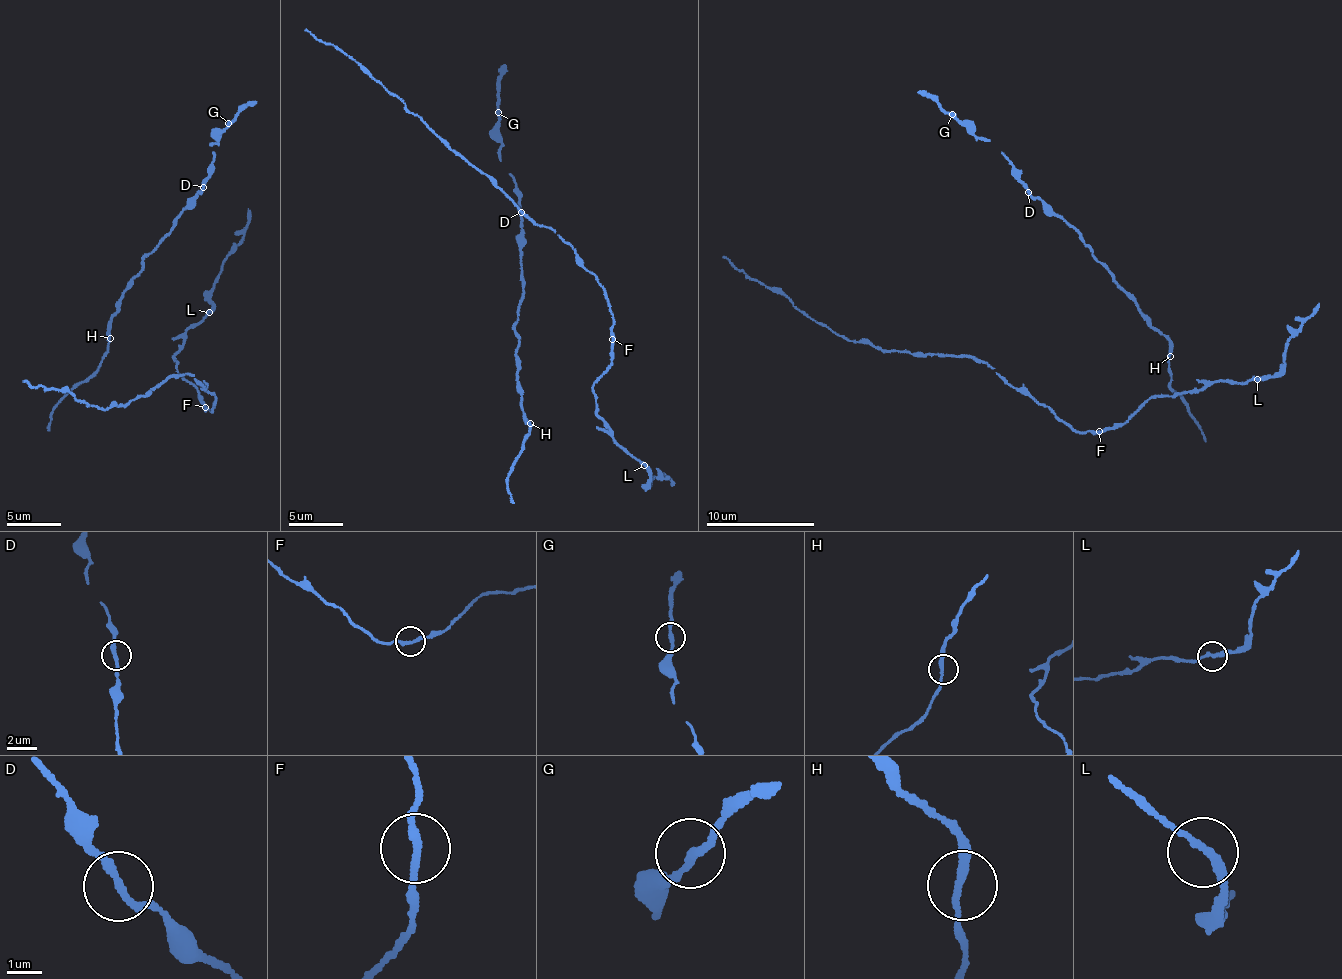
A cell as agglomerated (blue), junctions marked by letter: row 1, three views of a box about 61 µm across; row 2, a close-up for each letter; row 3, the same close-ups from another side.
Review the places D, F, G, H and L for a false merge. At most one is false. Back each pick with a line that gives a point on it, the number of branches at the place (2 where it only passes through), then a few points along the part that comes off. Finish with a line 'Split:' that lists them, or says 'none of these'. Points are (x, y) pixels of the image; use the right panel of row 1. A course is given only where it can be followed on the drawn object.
Split: none of these

